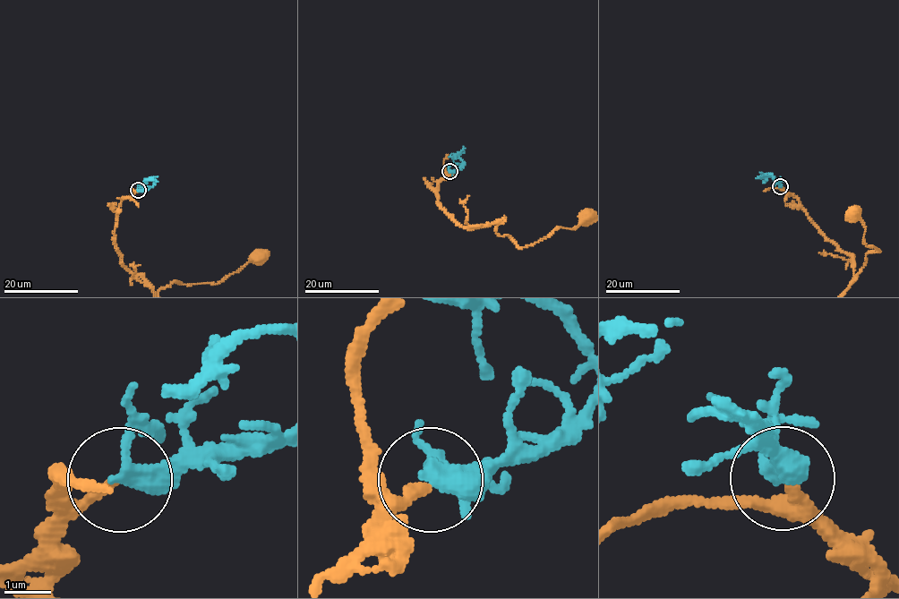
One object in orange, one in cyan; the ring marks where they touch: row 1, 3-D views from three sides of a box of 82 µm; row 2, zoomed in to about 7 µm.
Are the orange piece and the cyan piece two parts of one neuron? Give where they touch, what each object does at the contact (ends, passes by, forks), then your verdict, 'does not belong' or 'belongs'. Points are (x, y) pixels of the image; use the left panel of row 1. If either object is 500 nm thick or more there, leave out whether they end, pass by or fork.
place (138, 190); orange ends; cyan passes by; belongs

